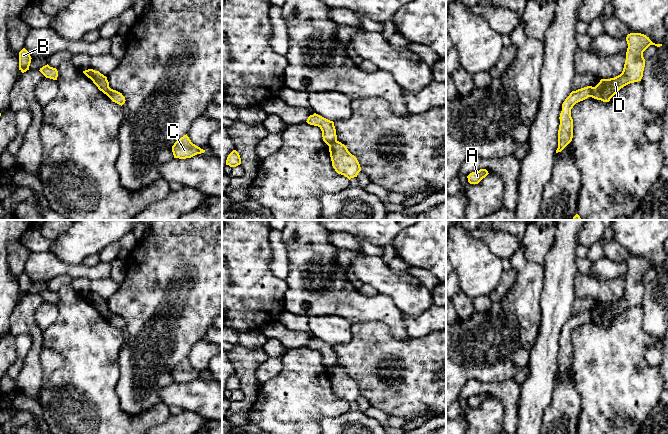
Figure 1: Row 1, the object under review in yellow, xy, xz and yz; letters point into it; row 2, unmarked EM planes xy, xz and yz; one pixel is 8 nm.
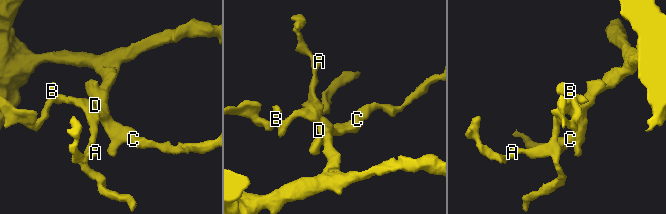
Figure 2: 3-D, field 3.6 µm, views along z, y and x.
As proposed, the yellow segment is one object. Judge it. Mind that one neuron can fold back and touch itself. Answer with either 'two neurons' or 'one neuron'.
two neurons

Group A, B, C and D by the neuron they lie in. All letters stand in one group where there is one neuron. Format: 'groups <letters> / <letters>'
groups A B / C D

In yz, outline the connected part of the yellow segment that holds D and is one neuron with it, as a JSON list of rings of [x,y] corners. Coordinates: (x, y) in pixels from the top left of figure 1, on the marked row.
[[[630,33],[626,37],[628,44],[626,60],[623,71],[620,75],[601,79],[594,87],[591,97],[603,102],[609,102],[610,99],[624,86],[641,81],[645,67],[643,52],[650,46],[657,47],[662,44],[653,43],[649,37],[641,33]]]

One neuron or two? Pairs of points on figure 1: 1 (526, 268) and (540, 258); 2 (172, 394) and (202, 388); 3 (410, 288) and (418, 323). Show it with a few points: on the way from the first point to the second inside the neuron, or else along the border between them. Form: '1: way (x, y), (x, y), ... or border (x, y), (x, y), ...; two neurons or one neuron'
1: border (521, 242), (524, 248), (524, 256), (543, 267); two neurons
2: way (179, 394), (195, 389); one neuron
3: border (432, 303), (427, 309), (417, 315), (402, 313); two neurons

